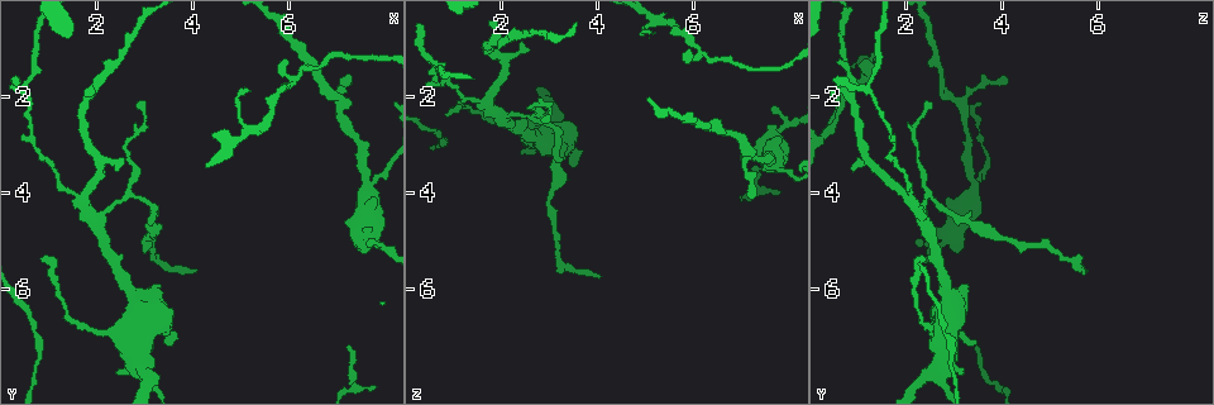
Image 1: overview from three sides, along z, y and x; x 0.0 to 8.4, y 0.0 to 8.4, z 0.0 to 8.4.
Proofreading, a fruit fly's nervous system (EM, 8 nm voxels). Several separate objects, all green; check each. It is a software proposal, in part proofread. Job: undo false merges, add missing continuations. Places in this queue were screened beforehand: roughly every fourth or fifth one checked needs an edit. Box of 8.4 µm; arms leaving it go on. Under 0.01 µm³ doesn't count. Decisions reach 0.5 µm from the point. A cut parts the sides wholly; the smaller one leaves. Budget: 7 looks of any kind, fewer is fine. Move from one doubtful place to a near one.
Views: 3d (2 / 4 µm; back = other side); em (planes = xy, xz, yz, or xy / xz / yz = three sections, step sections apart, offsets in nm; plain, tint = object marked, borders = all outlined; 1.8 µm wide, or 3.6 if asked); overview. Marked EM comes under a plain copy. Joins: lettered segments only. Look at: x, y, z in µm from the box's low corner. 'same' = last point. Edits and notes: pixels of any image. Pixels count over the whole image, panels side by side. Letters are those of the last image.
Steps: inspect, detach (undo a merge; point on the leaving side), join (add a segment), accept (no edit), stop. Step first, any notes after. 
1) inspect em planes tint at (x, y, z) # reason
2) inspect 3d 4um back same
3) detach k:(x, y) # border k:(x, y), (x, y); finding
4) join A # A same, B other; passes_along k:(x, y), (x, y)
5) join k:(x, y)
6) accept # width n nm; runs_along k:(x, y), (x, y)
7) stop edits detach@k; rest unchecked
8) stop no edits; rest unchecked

inspect 3d 4um at (1.50, 4.00, 2.10) # three arms meet

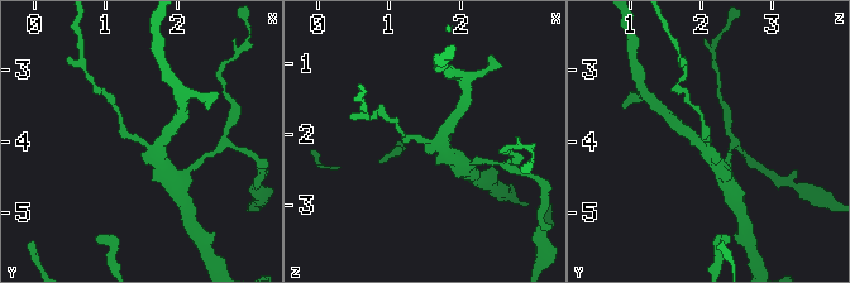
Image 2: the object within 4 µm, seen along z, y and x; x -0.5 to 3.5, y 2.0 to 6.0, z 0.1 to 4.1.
inspect em planes borders at (1.50, 4.00, 2.10) # now the EM

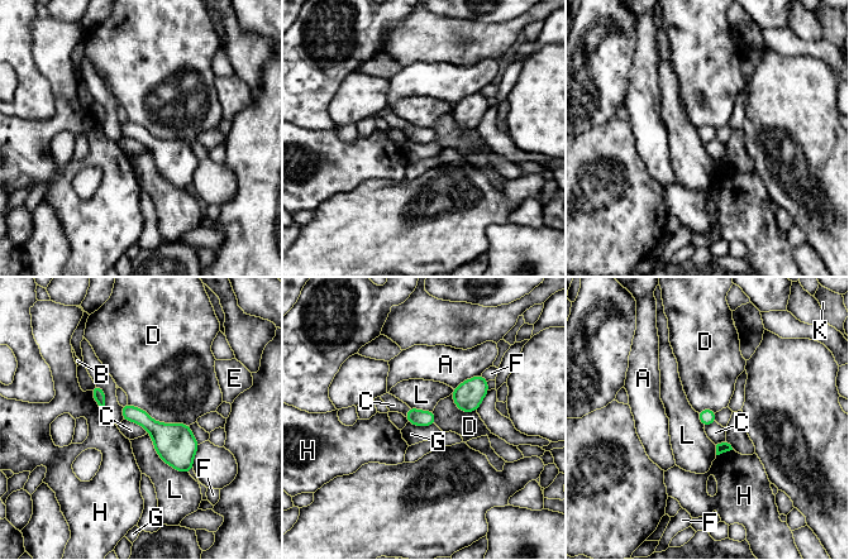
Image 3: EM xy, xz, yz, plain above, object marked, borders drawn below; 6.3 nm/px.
accept # longest_contact D 420 nm; A other, B other, C other, D other, E other, F other, G other, H other, K other, L other; border 3:(123, 419), (134, 421), (148, 431); one cell here

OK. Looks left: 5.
inspect em planes borders at (5.10, 1.90, 0.75) # branch stops here

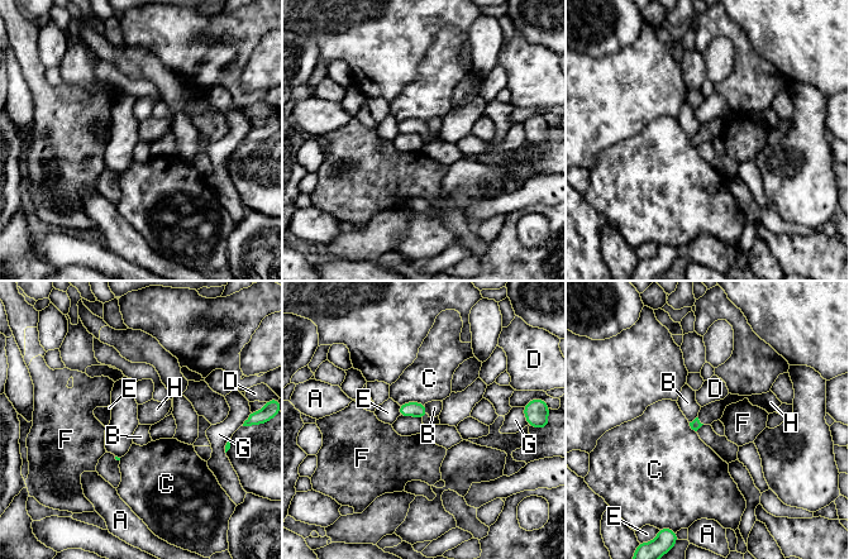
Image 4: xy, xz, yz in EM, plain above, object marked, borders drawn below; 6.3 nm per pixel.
join 4:(714, 411) # A other, B other, C other, D other, E other, F other, G other, H same; passes_along 4:(695, 425), (699, 421), (714, 411); it goes on there

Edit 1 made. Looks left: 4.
inspect overview # see it whole again

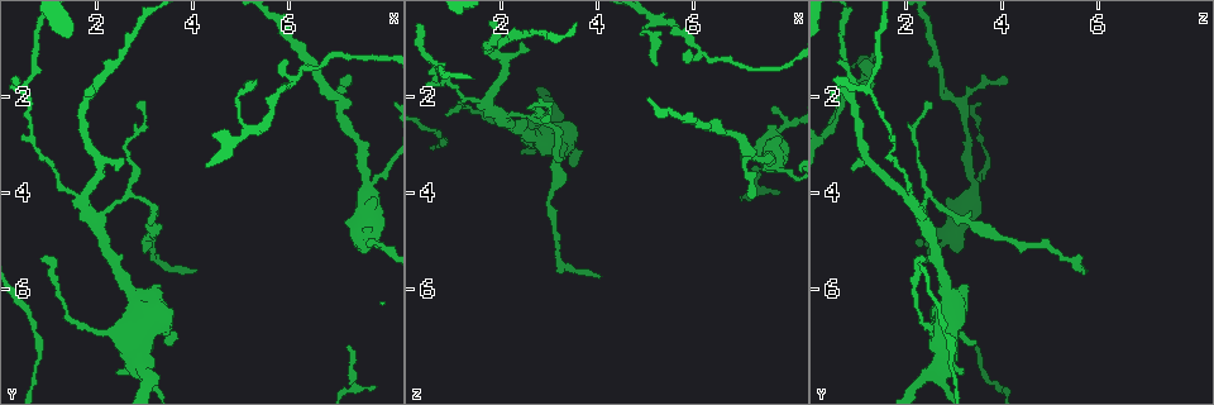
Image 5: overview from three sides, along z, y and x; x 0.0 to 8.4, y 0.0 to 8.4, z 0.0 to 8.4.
inspect em yz step 4 borders at (7.15, 1.65, 4.10) # tapers out

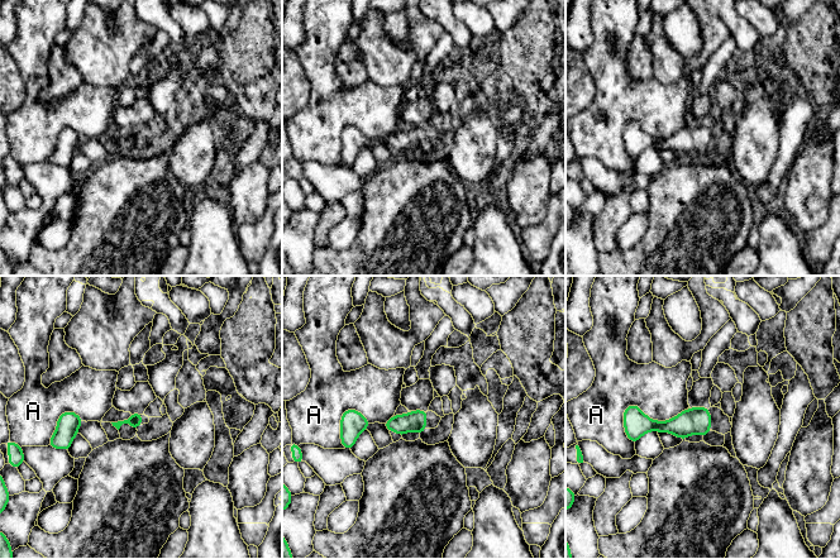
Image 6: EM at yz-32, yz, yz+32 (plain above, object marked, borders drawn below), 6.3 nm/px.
inspect em planes borders same

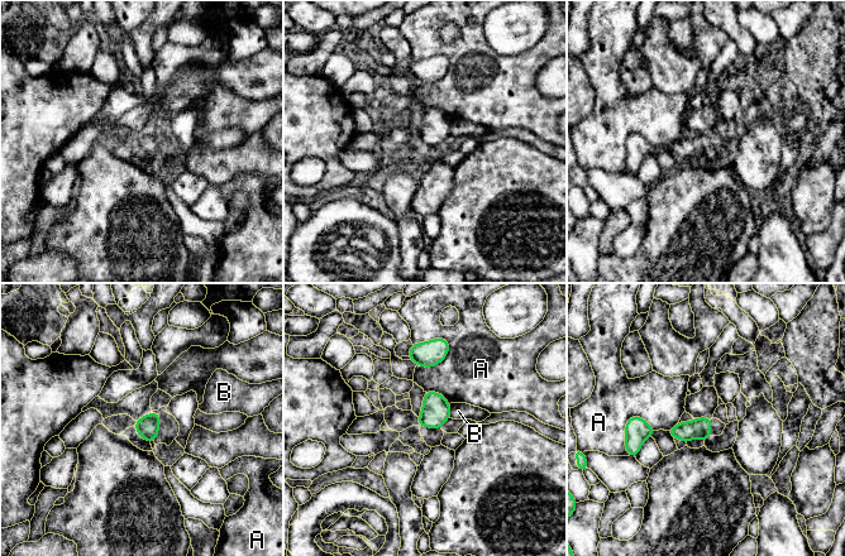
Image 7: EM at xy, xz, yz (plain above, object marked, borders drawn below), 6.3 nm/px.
accept # A other, B other; border 7:(638, 415), (625, 425), (628, 455); none of them fits

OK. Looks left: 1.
stop edits join@4; rest unchecked

